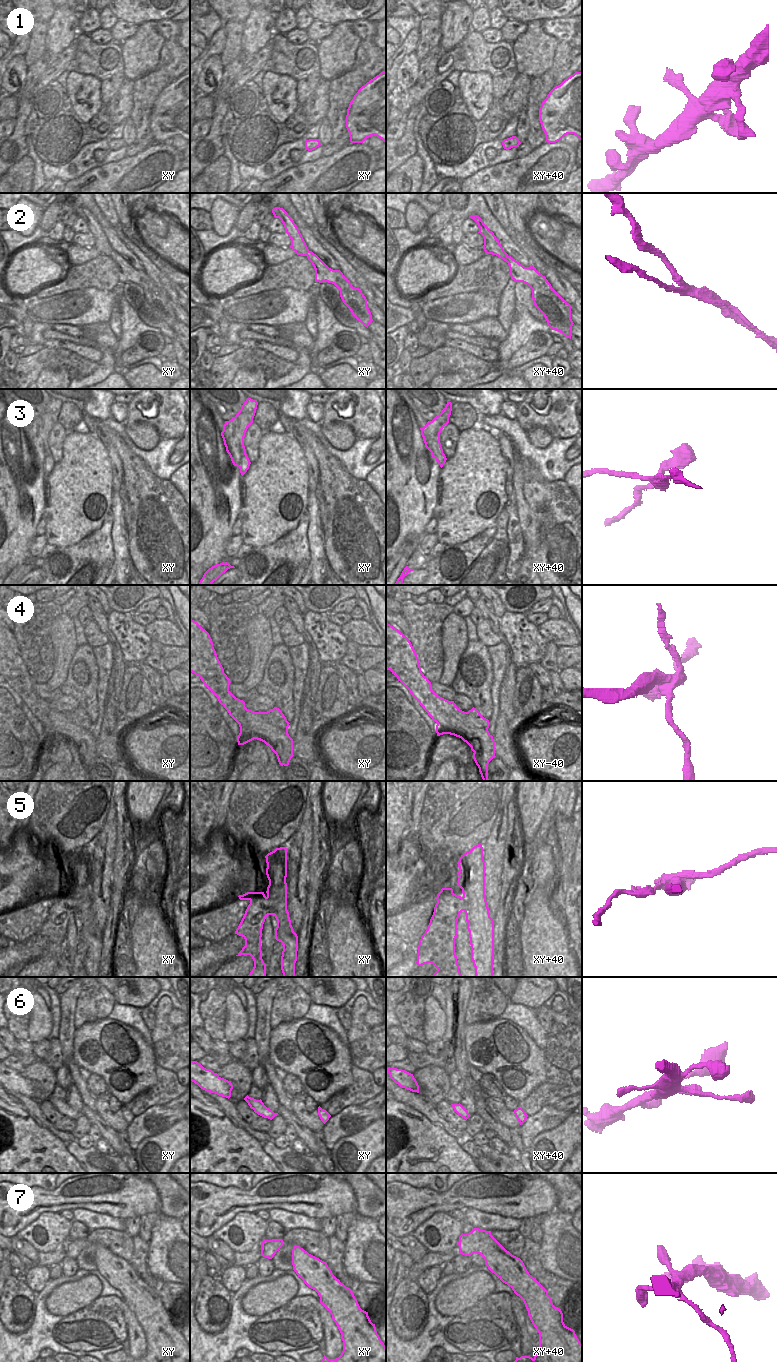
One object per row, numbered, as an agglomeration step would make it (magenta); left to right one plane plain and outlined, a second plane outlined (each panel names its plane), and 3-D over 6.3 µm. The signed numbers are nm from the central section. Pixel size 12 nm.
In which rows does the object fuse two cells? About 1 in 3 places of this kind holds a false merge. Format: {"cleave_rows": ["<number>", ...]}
{"cleave_rows": ["2", "3", "4", "5"]}

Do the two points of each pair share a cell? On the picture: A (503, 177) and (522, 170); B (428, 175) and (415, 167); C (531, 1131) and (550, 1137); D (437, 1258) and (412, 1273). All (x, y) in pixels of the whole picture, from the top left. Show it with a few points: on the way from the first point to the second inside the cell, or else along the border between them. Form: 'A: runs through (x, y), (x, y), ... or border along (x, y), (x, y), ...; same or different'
A: runs through (508, 177), (515, 177), (517, 175); same
B: border along (417, 154), (422, 160), (422, 182); different
C: border along (560, 1123), (551, 1129), (540, 1132), (533, 1138); different
D: runs through (431, 1259), (418, 1268); same

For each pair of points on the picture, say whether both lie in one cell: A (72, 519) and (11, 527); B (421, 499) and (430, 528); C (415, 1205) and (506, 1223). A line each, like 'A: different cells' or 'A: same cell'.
A: different cells
B: different cells
C: different cells

